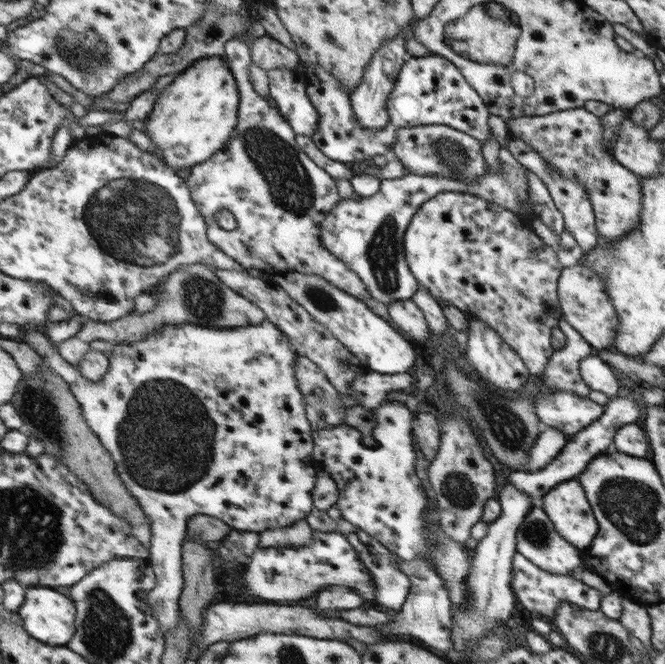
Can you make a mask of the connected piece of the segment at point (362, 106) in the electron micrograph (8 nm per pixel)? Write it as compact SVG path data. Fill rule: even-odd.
M398 34L398 36L394 36L392 40L388 40L386 44L380 46L380 50L375 53L375 57L372 58L371 62L368 62L367 70L364 70L363 82L360 82L360 85L356 86L356 90L350 94L352 110L354 110L359 124L364 126L366 130L376 132L376 130L386 128L388 122L390 122L390 115L388 115L388 109L386 109L388 98L390 98L390 92L396 86L402 64L411 57L405 47L406 38L402 34Z

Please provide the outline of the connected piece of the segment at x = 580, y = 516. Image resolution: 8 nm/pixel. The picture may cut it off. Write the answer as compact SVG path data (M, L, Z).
M576 478L551 489L539 504L547 512L559 534L572 546L580 550L590 546L598 533L599 524Z

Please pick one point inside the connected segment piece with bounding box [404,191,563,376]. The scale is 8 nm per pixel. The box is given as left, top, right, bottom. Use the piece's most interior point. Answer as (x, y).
(479, 256)

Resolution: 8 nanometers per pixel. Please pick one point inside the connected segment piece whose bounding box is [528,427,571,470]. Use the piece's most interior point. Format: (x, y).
(549, 444)

